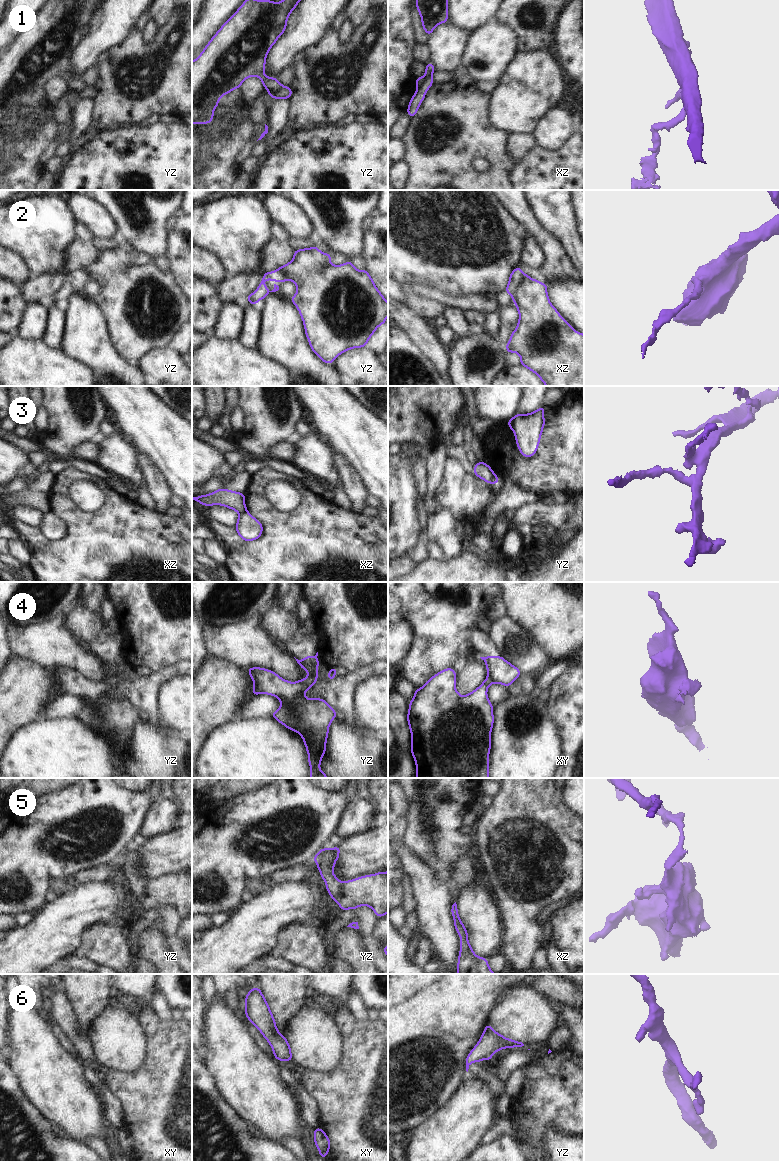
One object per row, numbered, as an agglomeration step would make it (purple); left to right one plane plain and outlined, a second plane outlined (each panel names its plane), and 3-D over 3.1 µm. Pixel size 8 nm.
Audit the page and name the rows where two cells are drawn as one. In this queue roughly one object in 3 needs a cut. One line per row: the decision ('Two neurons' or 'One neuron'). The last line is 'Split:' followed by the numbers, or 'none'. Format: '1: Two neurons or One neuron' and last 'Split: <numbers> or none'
1: Two neurons
2: Two neurons
3: Two neurons
4: Two neurons
5: One neuron
6: One neuron
Split: 1, 2, 3, 4

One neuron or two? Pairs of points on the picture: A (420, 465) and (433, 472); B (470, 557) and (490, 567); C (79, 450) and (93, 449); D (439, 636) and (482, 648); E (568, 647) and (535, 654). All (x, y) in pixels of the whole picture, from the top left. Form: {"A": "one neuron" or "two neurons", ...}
{"A": "two neurons", "B": "one neuron", "C": "one neuron", "D": "two neurons", "E": "two neurons"}

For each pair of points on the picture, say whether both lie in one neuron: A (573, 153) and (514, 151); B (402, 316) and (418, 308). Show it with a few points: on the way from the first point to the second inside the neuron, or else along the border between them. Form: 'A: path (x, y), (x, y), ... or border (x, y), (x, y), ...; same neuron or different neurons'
A: border (535, 145), (515, 163); different neurons
B: border (398, 301), (417, 315), (426, 319); different neurons

